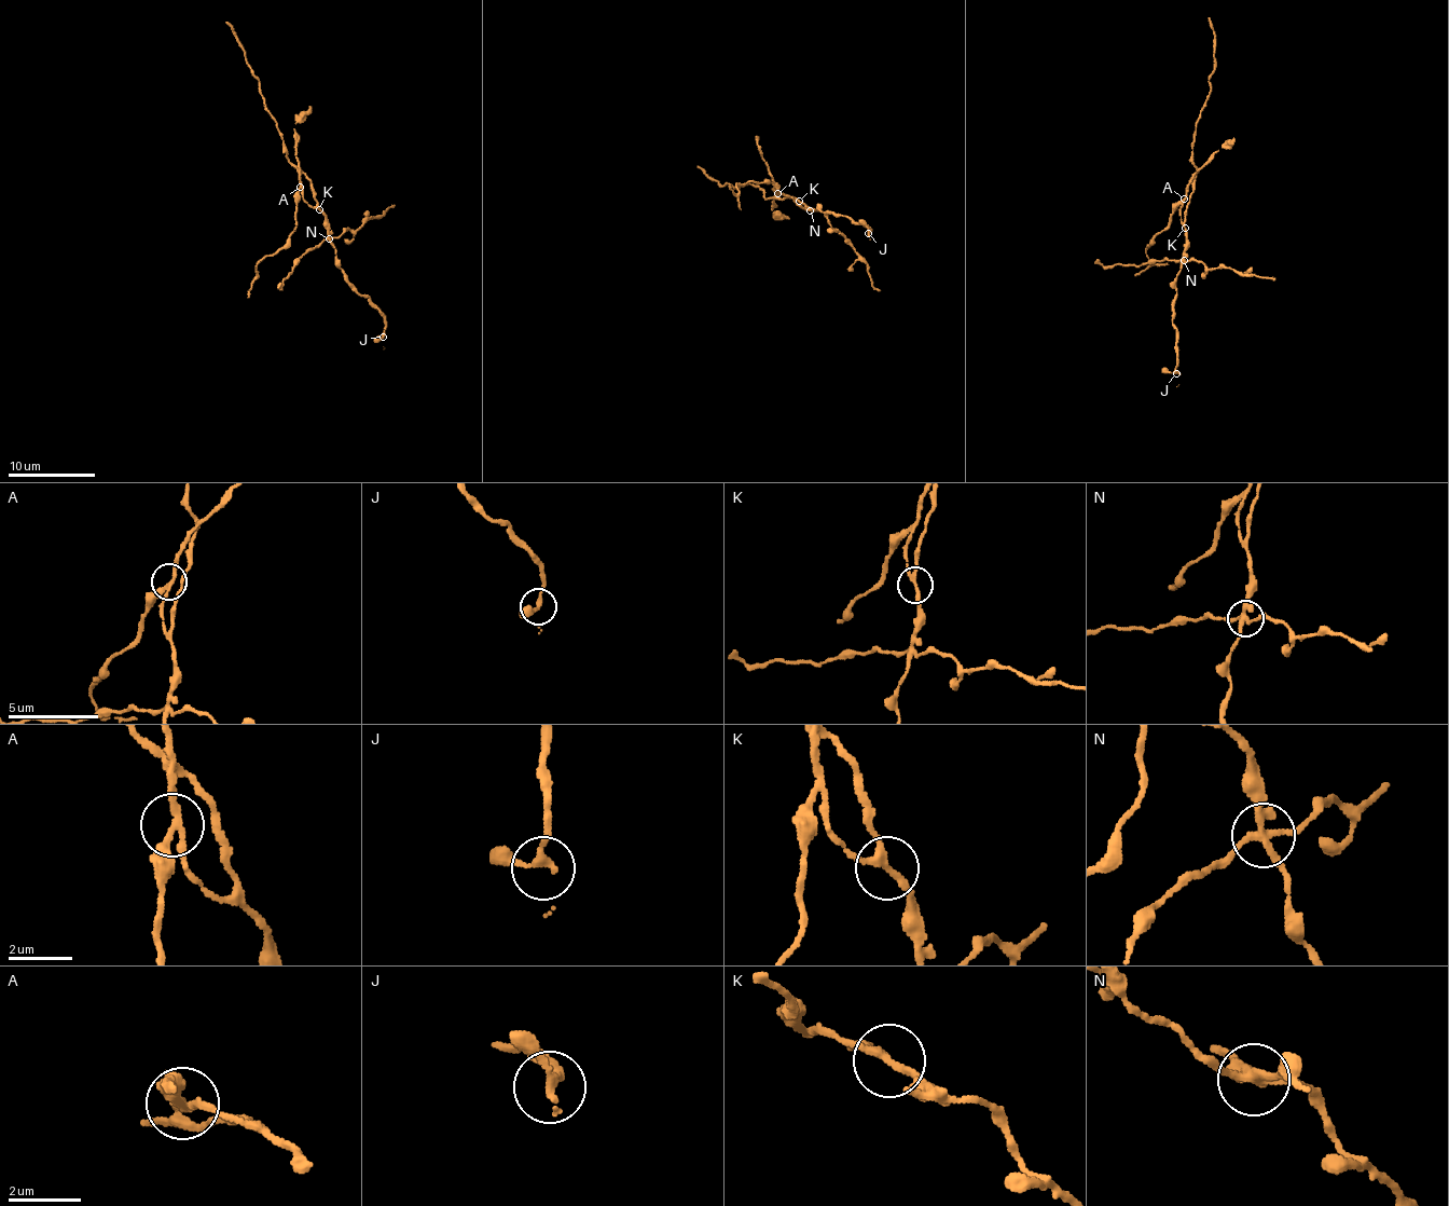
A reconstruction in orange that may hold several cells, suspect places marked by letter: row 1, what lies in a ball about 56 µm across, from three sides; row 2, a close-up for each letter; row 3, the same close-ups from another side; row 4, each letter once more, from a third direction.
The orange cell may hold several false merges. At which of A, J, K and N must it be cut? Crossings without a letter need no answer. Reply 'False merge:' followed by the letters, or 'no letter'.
False merge: A, N

